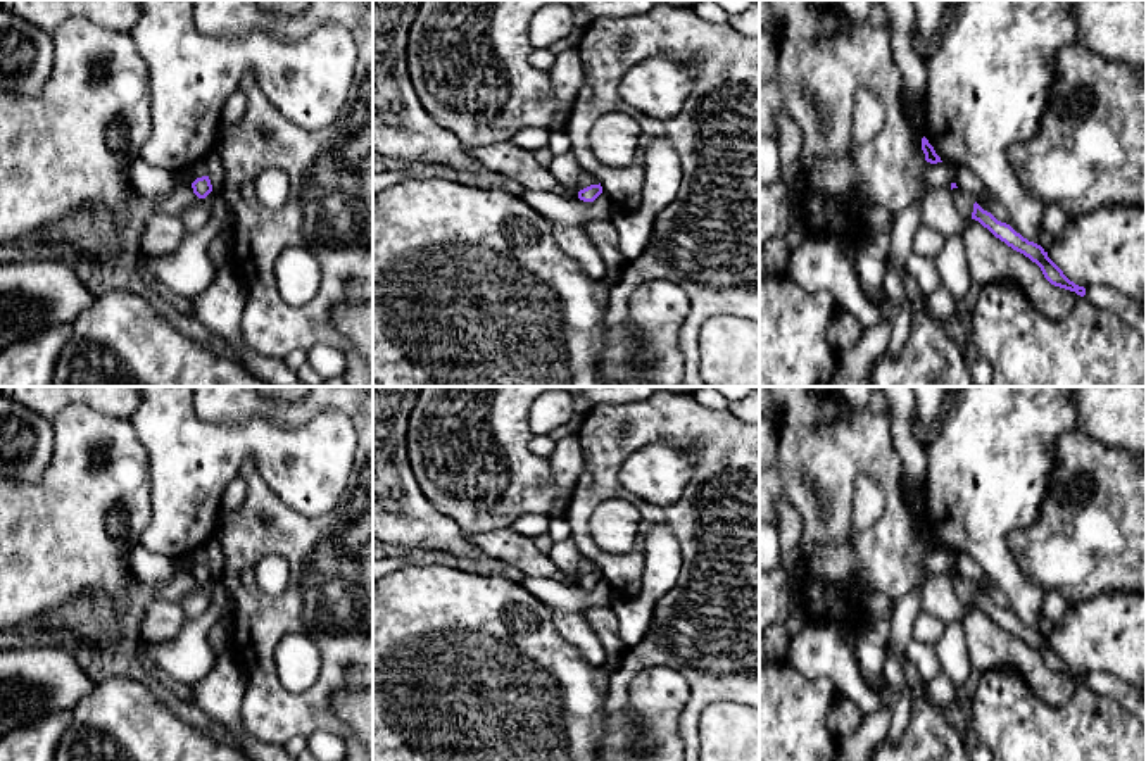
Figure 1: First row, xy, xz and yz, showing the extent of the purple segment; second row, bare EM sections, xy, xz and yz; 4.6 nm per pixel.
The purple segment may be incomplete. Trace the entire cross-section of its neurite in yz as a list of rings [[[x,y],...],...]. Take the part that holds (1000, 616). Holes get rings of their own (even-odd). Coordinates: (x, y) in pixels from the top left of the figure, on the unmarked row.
[[[977,588],[973,590],[972,606],[979,607],[984,614],[987,614],[996,625],[1004,628],[1013,637],[1023,640],[1032,649],[1036,649],[1044,664],[1060,675],[1075,678],[1077,682],[1084,683],[1086,675],[1075,671],[1070,668],[1063,657],[1048,644],[1048,638],[1034,630],[1023,625],[1020,619],[1017,619],[1010,611],[998,607],[991,599],[984,597]]]

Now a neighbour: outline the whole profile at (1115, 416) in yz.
[[[1075,387],[1077,430],[1130,456],[1146,457],[1146,387]]]

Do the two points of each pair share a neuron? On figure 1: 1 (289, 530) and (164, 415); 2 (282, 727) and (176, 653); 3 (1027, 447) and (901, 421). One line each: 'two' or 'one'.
1: two
2: two
3: two

